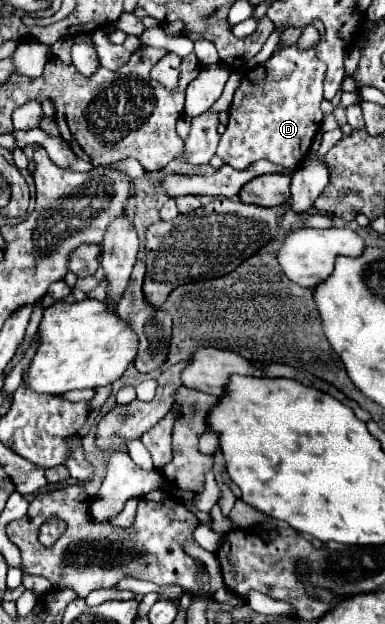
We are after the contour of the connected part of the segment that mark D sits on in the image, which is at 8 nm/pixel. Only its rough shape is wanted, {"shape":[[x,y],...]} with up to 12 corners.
{"shape":[[281,46],[239,84],[217,154],[295,170],[321,130],[325,66]]}

